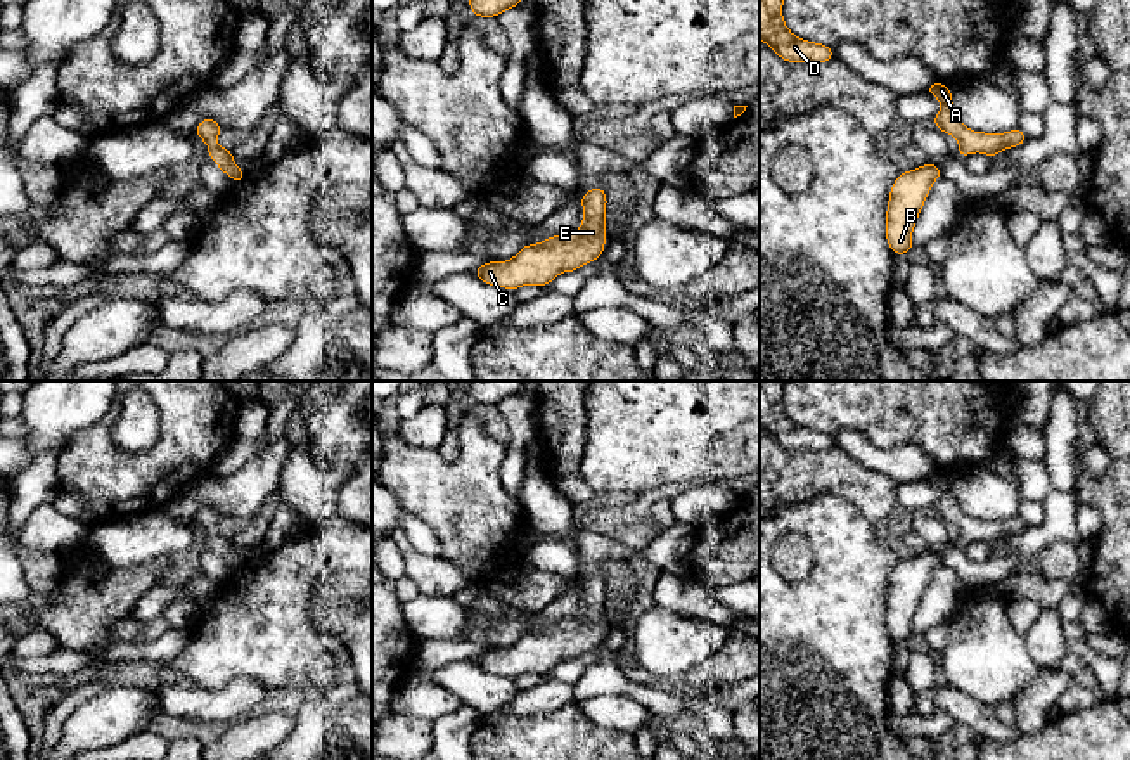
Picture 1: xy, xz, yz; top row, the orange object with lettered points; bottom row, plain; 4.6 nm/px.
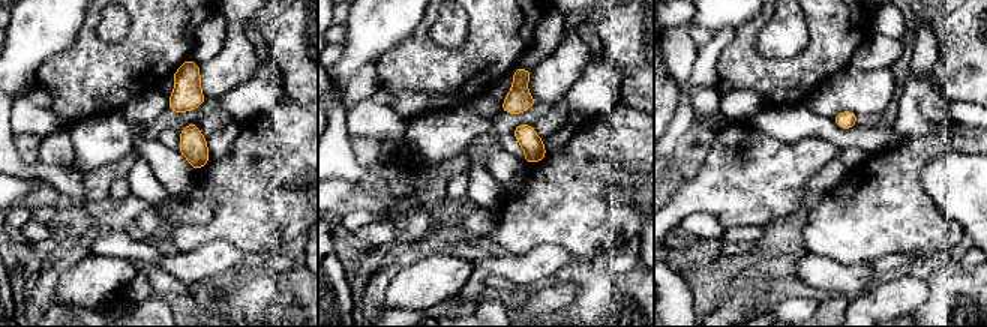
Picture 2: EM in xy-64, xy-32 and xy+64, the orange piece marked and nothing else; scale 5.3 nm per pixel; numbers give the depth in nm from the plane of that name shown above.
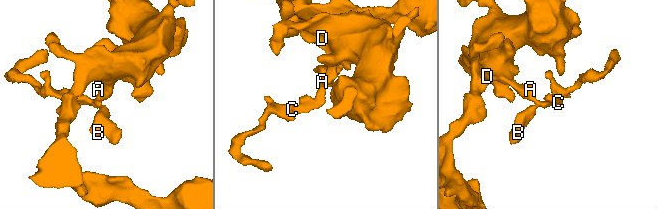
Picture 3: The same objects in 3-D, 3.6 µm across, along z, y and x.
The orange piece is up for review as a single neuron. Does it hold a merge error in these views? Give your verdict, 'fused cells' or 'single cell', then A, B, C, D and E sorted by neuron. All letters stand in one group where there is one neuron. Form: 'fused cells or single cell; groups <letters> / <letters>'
single cell; groups A B C D E

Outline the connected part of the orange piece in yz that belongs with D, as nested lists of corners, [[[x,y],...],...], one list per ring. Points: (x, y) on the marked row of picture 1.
[[[760,0],[760,40],[786,62],[820,64],[834,59],[832,47],[801,40],[782,17],[784,0]]]

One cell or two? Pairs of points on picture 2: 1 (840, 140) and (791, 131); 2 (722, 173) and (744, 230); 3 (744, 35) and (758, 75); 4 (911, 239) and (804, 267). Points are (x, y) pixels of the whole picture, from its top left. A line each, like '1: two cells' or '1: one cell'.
1: one cell
2: two cells
3: one cell
4: two cells

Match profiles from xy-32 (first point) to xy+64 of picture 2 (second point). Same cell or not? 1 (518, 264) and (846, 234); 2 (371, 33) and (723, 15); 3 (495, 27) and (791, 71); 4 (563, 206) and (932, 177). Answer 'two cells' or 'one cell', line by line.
1: two cells
2: one cell
3: one cell
4: two cells

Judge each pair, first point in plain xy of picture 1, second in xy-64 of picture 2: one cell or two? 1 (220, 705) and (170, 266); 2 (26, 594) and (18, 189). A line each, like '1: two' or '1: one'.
1: one
2: two

